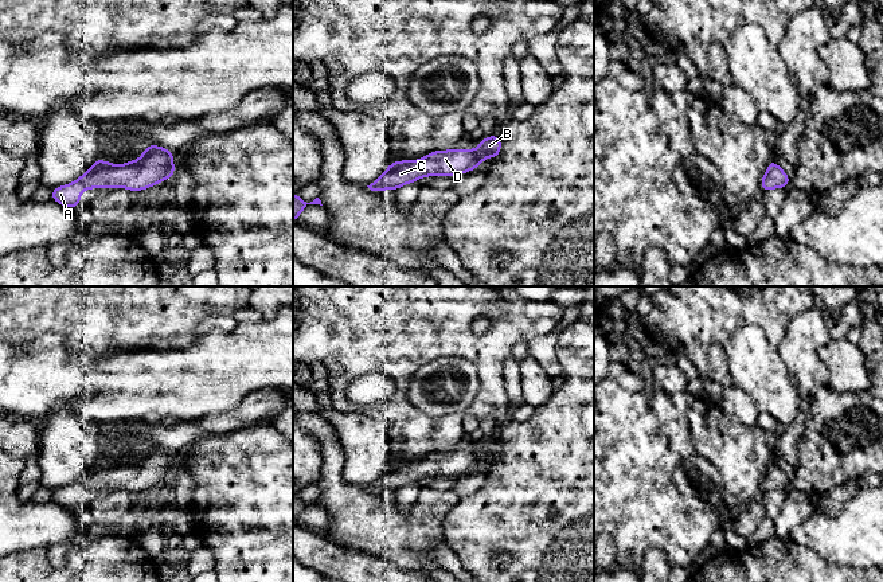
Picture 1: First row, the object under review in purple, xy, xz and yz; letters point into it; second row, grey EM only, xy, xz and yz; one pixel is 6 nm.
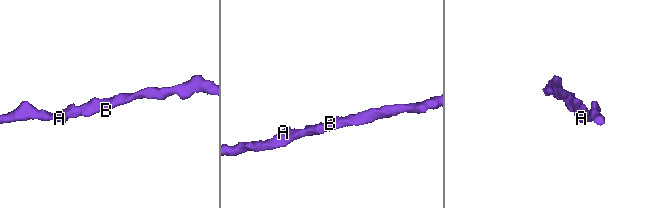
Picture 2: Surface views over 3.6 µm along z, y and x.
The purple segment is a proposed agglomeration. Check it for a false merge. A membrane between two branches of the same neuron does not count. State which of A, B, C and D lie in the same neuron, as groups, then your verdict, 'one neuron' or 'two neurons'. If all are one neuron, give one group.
A B C D; one neuron

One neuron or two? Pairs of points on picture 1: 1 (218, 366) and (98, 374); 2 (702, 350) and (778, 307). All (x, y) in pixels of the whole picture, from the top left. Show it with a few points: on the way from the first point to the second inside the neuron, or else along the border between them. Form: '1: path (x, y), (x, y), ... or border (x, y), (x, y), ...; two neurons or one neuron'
1: path (188, 374), (128, 374); one neuron
2: path (719, 329), (742, 307), (758, 307); one neuron

